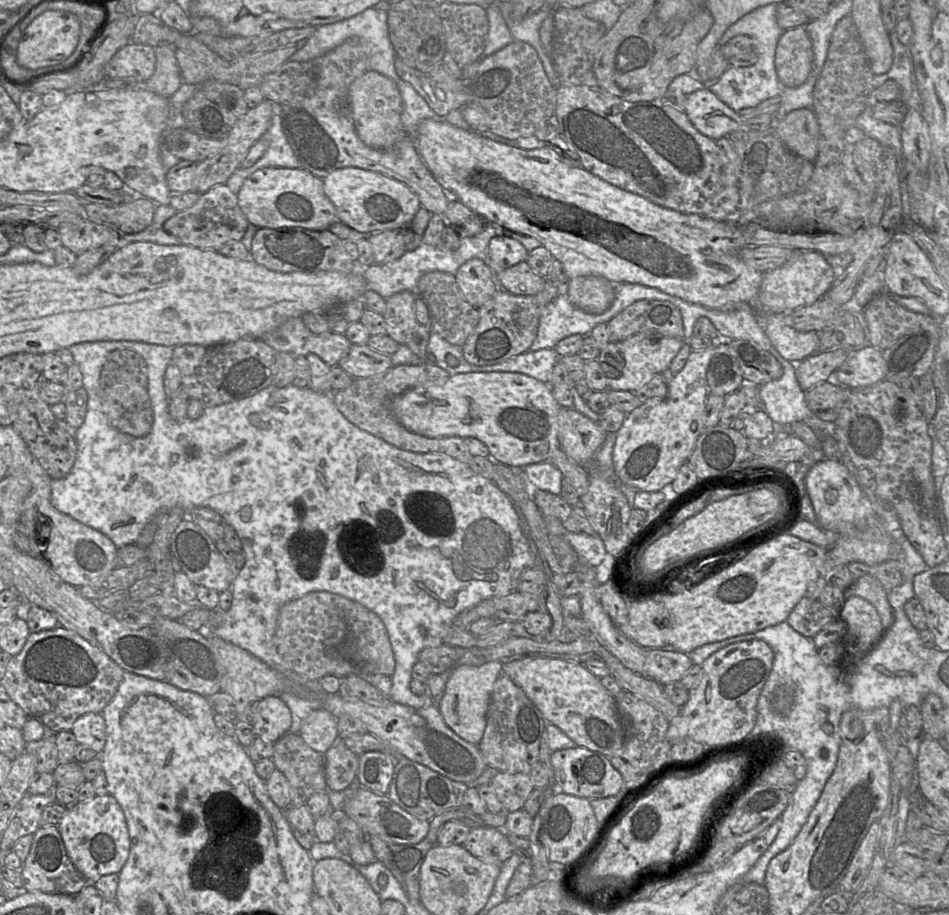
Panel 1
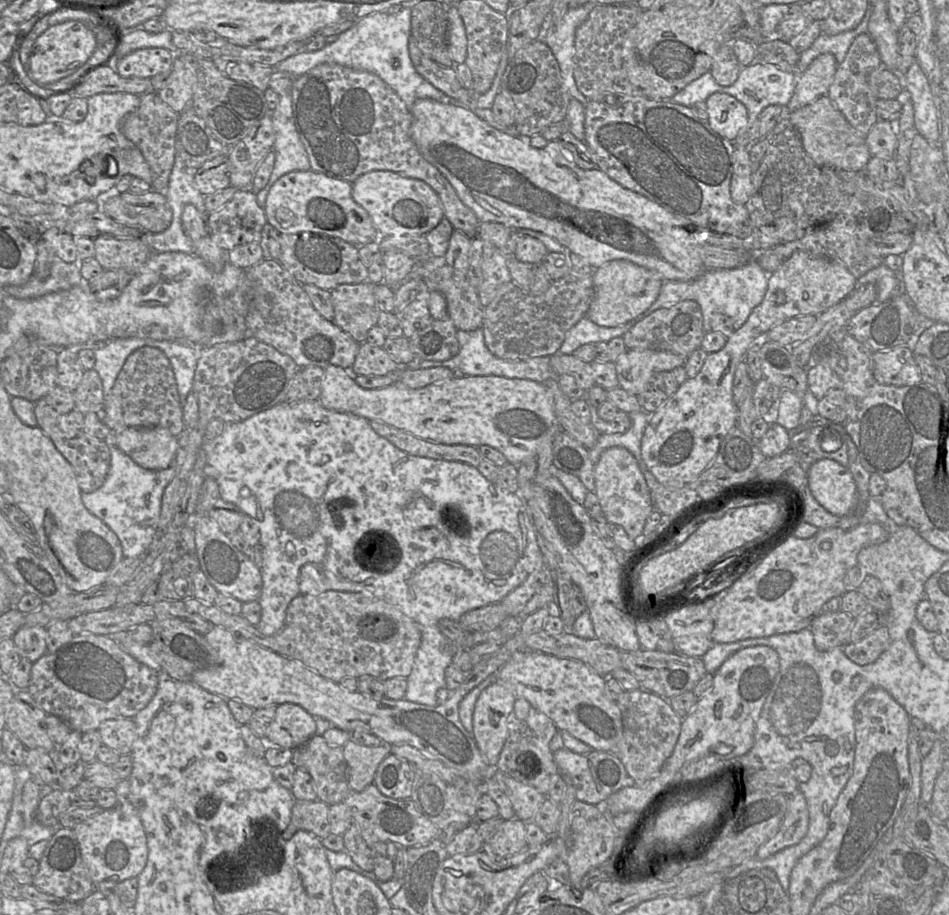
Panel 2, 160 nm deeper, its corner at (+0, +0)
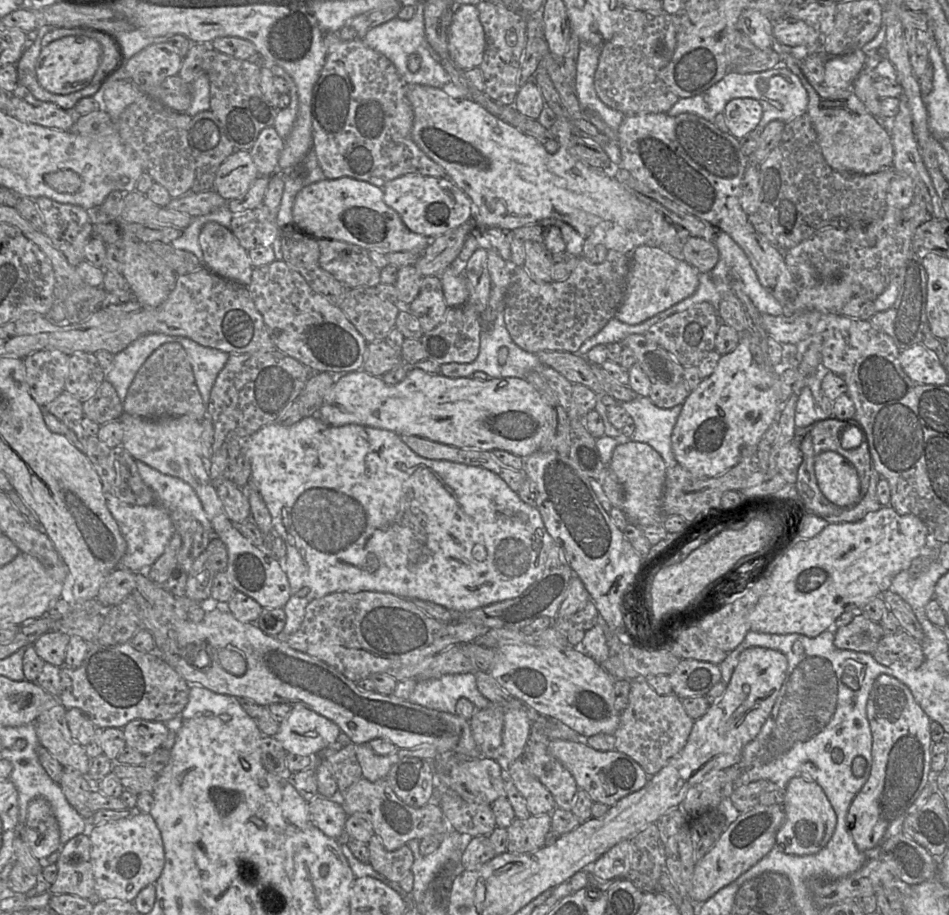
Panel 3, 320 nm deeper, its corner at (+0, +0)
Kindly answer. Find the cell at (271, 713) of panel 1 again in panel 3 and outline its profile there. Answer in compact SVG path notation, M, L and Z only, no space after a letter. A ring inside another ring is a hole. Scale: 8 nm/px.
M295 704L292 705L289 715L280 722L279 730L274 737L287 753L317 757L322 750L338 739L341 732L339 726L328 718L301 704Z

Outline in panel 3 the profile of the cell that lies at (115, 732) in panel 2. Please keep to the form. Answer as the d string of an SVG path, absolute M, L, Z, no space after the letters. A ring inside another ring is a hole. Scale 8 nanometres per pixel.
M136 719L123 727L126 747L131 747L144 755L159 748L171 749L175 741L175 728L166 723Z

